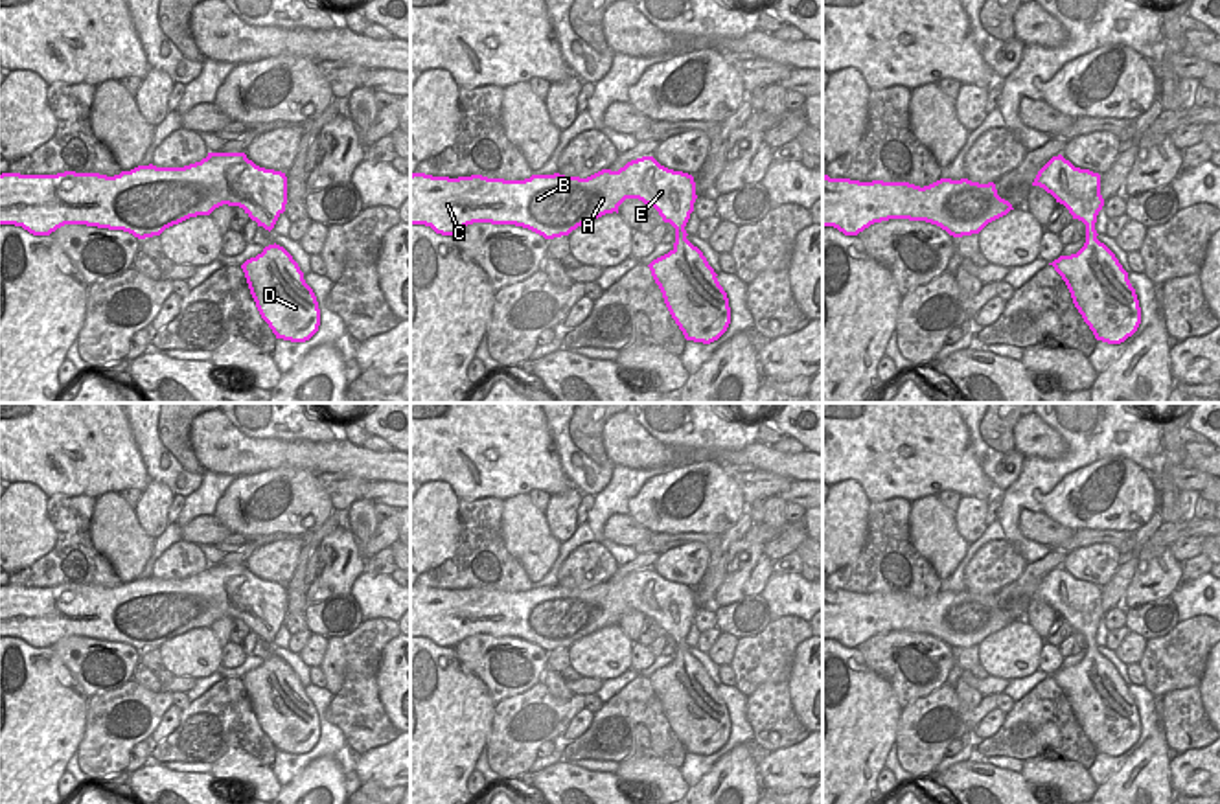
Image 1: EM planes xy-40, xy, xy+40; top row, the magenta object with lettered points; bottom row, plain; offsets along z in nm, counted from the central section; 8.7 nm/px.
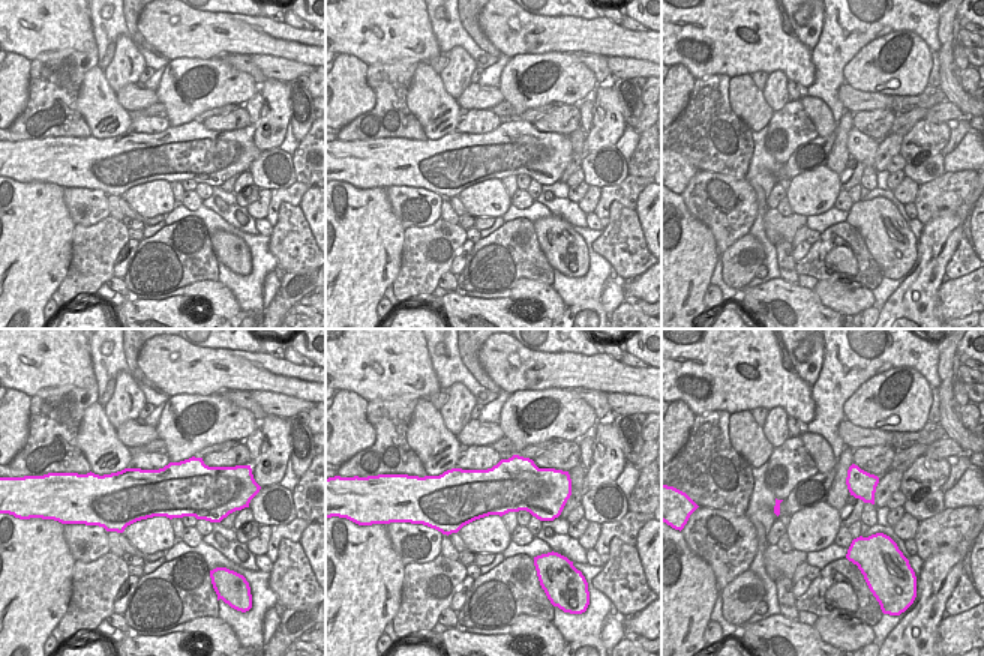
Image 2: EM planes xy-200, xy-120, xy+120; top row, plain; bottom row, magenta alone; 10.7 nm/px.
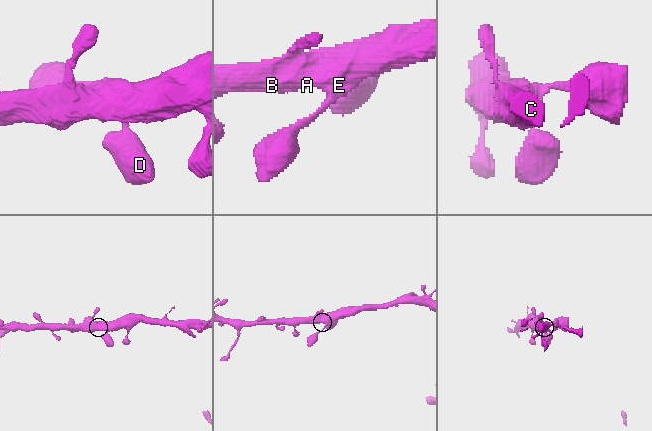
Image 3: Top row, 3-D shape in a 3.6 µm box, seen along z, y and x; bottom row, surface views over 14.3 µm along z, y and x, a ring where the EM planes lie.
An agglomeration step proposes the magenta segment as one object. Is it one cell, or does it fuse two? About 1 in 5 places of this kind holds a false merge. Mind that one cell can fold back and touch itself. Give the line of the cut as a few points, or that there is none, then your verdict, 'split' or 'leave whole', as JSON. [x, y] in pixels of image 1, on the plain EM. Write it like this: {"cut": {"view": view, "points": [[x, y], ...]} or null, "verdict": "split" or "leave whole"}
{"cut": null, "verdict": "leave whole"}

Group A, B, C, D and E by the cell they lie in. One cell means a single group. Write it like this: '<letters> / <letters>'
A B C D E

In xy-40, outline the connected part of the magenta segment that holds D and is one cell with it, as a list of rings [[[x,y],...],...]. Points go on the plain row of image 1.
[[[269,657],[241,677],[261,730],[276,751],[309,752],[320,738],[320,721],[313,701],[293,668],[280,657]]]

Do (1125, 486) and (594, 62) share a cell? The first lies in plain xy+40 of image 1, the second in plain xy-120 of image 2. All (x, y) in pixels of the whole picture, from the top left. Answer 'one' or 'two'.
two

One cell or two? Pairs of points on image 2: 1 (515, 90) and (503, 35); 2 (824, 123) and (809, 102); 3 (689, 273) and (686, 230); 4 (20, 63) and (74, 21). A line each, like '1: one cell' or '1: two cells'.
1: two cells
2: one cell
3: one cell
4: two cells

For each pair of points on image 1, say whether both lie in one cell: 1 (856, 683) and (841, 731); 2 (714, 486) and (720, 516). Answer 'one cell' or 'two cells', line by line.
1: one cell
2: one cell

